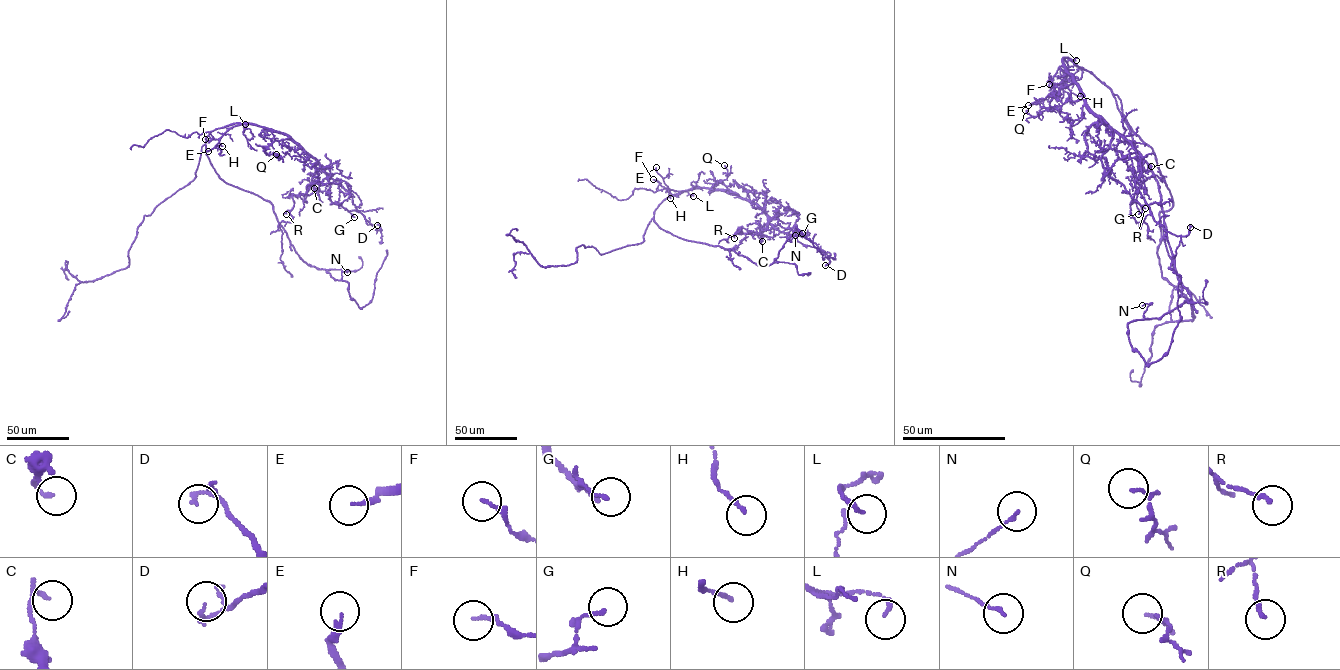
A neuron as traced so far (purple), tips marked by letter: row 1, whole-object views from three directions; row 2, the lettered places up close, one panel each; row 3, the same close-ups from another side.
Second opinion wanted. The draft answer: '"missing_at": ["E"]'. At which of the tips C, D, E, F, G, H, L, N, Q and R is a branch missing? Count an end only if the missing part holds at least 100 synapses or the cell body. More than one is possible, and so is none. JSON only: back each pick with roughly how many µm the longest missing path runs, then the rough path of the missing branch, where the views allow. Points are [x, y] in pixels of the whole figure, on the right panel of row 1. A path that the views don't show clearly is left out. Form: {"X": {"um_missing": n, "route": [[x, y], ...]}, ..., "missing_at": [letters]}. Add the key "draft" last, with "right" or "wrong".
{"E": {"um_missing": 20}, "missing_at": ["E"], "draft": "right"}

